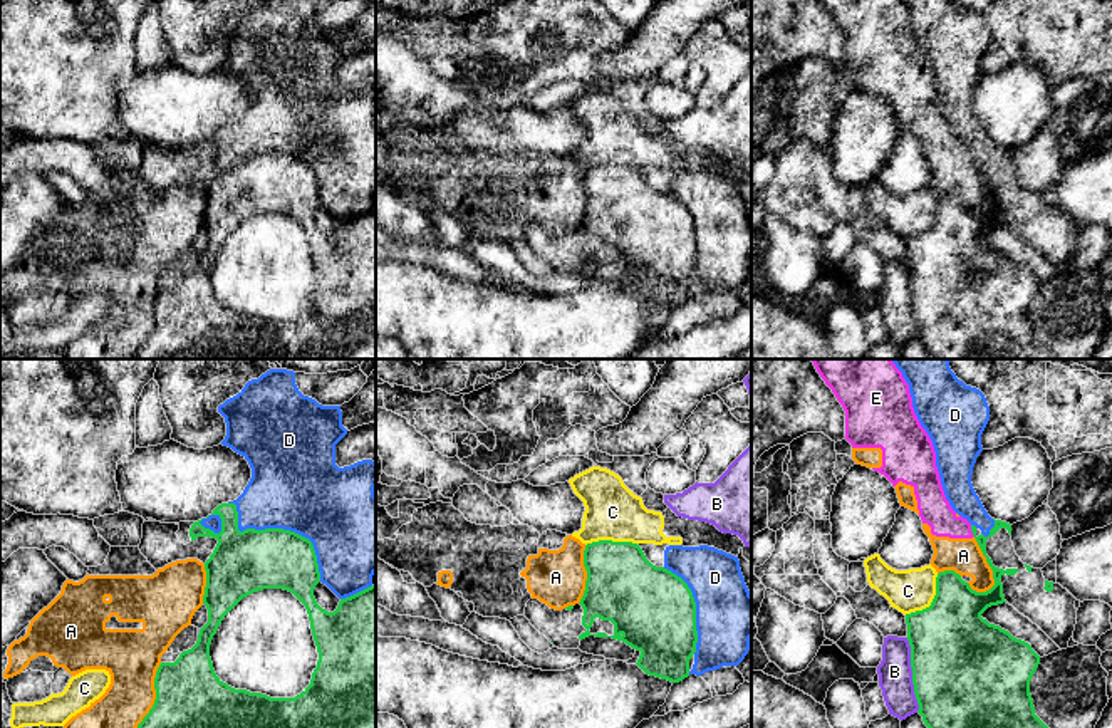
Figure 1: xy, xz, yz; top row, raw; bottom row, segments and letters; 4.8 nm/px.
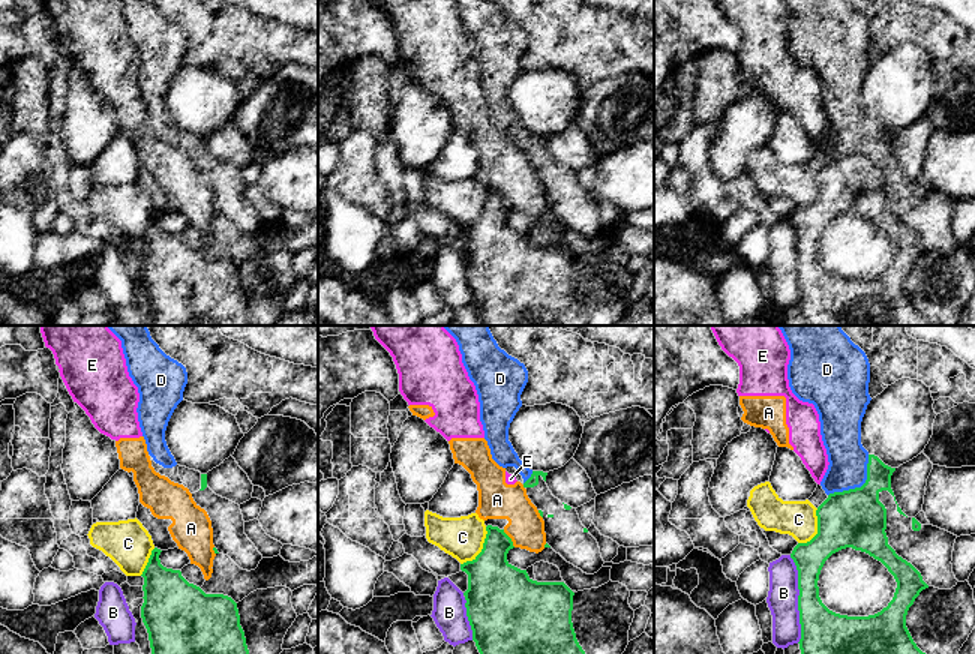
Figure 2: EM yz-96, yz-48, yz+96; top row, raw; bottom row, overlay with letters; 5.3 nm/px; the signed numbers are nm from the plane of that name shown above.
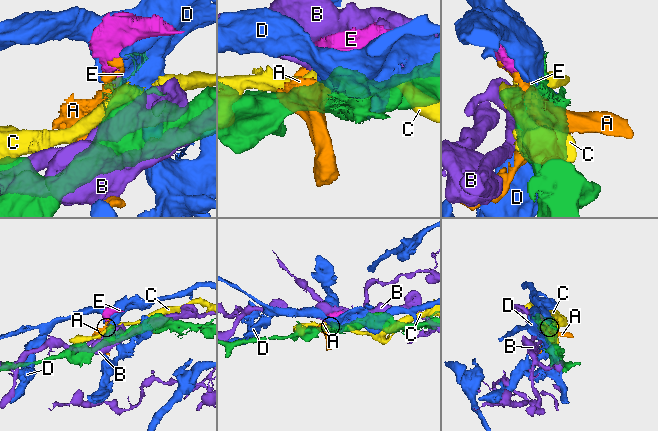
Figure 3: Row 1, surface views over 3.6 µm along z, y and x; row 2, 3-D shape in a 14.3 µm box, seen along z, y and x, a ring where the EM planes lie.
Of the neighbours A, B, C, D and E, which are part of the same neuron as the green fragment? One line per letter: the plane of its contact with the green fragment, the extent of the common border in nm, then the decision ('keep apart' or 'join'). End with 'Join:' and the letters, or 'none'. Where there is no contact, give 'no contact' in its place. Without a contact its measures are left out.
A: yz | 280 nm | keep apart
B: yz | 360 nm | keep apart
C: yz | 260 nm | keep apart
D: xy | 600 nm | keep apart
E: yz | 60 nm | keep apart
Join: none

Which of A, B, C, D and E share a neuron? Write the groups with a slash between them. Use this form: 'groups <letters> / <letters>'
groups A E / B / C / D

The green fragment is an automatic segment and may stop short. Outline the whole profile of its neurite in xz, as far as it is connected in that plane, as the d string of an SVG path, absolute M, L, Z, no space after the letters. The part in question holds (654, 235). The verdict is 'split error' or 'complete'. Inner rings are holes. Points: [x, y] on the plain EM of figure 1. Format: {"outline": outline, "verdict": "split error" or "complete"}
{"outline": "M599 164L585 169L584 174L584 191L587 195L585 215L580 223L584 233L582 250L587 253L579 260L585 263L589 260L595 262L612 262L626 267L632 273L639 275L637 290L649 300L668 304L671 307L679 307L689 300L689 283L696 277L698 255L696 255L696 226L688 208L664 191L652 190L642 173L632 166L612 166ZM594 243L611 245L614 248L614 258L605 257L592 258L589 253Z", "verdict": "complete"}

